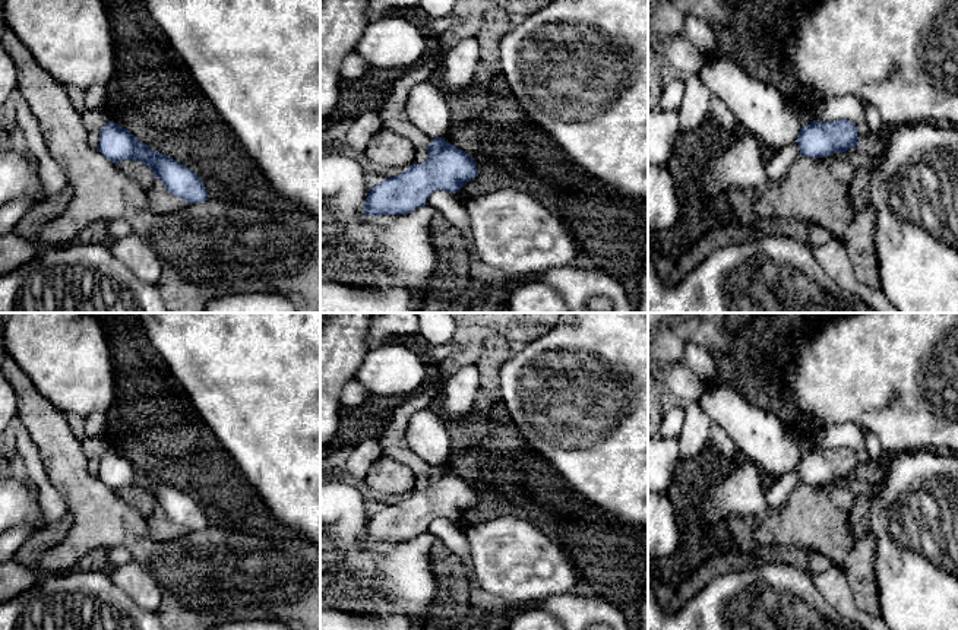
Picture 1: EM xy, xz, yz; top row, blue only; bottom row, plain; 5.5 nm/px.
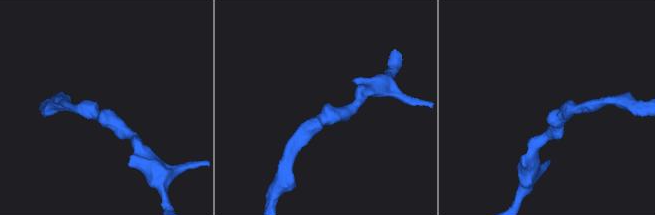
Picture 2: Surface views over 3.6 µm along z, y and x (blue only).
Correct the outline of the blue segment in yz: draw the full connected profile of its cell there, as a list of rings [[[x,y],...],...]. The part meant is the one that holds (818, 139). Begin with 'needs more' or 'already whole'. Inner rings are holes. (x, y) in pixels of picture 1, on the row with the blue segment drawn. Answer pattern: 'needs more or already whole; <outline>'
already whole; [[[840,118],[829,123],[813,120],[800,129],[797,137],[800,156],[825,158],[832,153],[845,153],[860,146],[857,127],[853,121]]]

